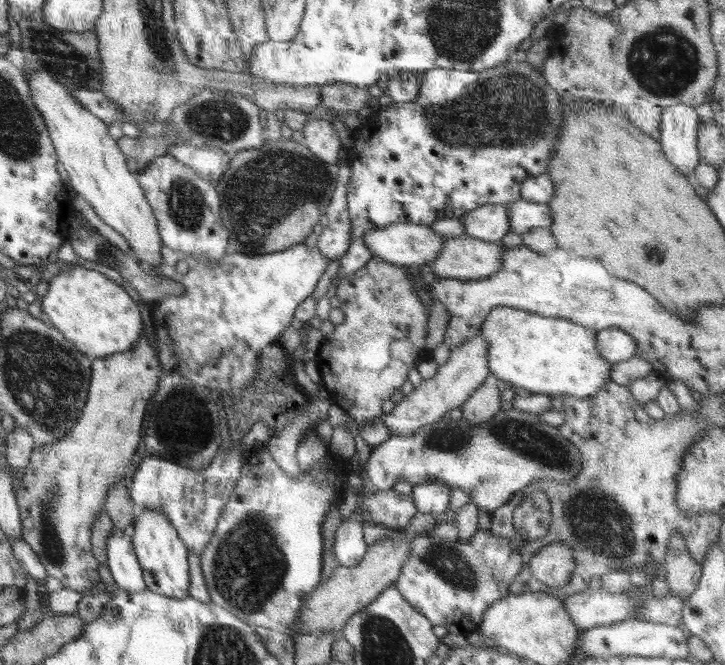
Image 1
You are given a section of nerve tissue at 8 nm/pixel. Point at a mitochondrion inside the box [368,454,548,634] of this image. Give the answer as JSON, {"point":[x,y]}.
{"point":[442,556]}

